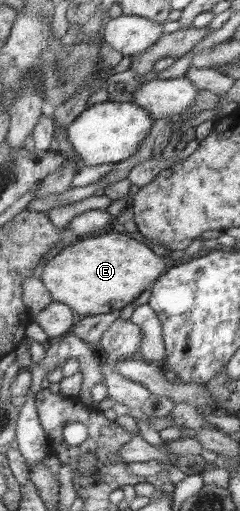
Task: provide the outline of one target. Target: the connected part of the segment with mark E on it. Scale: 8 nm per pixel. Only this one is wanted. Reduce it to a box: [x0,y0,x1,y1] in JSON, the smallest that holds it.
[40,227,166,316]

